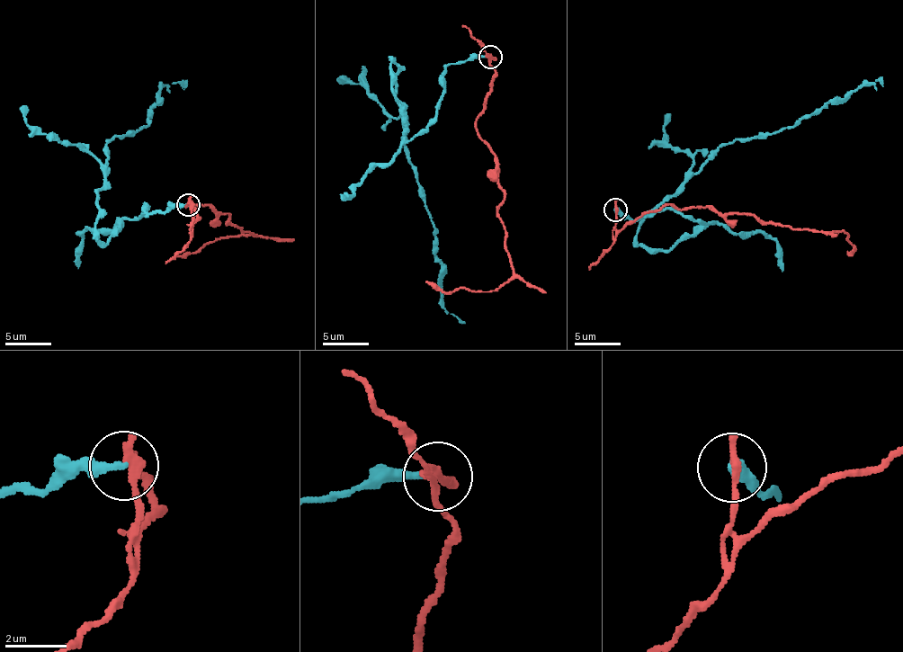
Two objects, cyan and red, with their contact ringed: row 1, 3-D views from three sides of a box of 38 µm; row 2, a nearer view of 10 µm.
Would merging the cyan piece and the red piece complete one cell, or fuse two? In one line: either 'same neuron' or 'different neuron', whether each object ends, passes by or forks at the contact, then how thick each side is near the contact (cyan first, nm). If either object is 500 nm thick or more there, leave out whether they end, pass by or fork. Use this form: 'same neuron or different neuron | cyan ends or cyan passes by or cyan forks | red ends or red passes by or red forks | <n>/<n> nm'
different neuron | cyan ends | red ends | 240/360 nm

